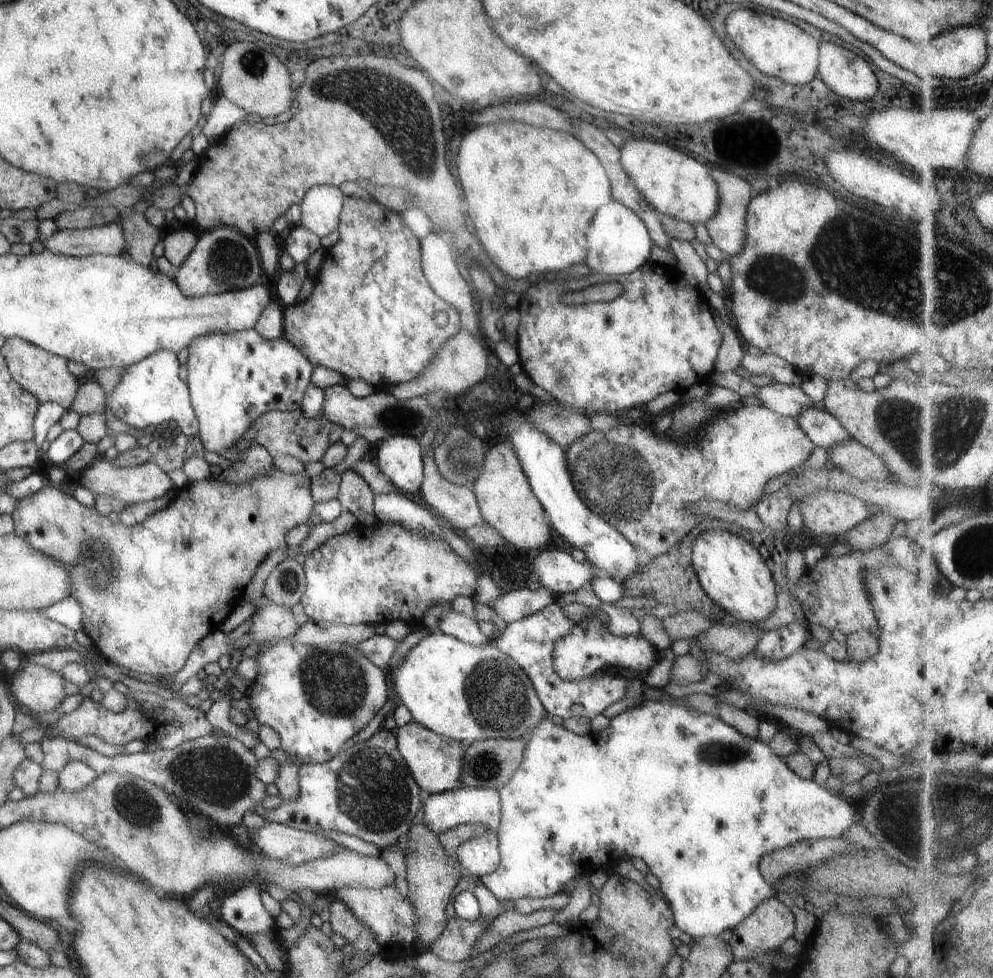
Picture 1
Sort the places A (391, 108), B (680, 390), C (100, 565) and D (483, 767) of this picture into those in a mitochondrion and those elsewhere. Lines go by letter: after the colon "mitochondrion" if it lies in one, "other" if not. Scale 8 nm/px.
A: mitochondrion
B: other
C: mitochondrion
D: mitochondrion

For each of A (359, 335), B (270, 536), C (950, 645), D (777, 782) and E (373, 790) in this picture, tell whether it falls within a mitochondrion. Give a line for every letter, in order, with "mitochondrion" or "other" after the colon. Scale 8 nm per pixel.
A: other
B: other
C: other
D: other
E: mitochondrion

